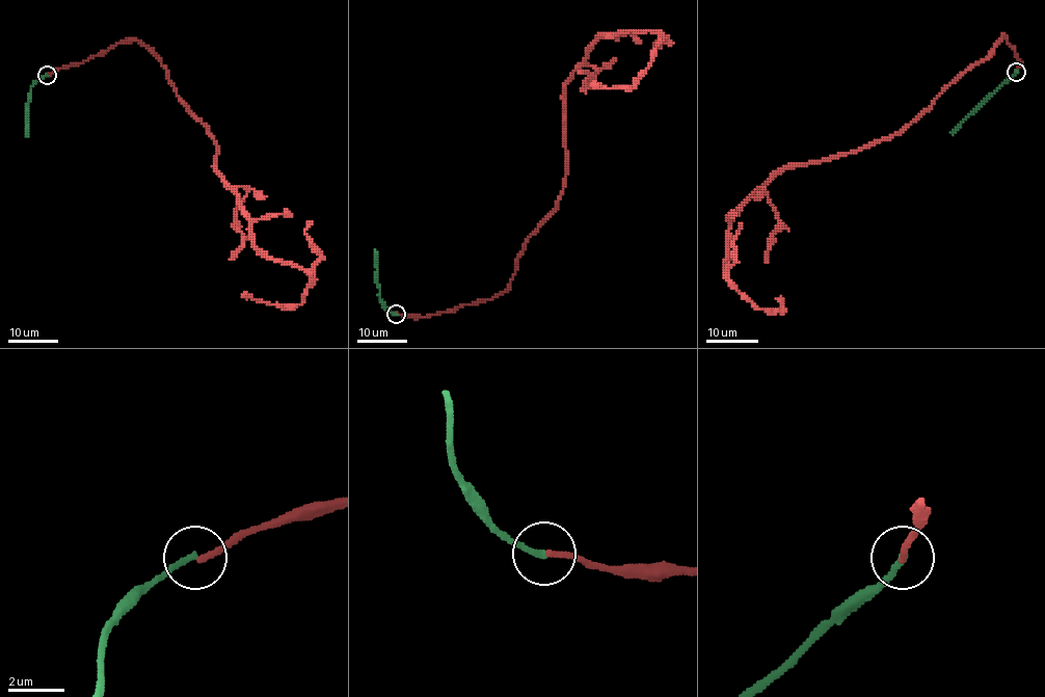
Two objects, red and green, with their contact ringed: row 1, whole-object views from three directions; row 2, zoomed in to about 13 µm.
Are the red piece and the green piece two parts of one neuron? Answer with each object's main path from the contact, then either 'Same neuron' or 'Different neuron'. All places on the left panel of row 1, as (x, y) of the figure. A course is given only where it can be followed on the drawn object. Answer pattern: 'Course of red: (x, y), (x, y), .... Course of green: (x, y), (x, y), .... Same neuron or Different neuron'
Course of red: (48, 75), (129, 42), (160, 60), (215, 139), (253, 243), (309, 276), (290, 307), (242, 295). Course of green: (46, 75), (30, 89), (25, 135). Different neuron

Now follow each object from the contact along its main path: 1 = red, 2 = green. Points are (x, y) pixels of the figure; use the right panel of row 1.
1: (1017, 72), (1006, 36), (900, 131), (780, 168), (734, 216), (724, 260), (755, 305), (774, 313), (779, 299)
2: (1017, 72), (952, 134)

